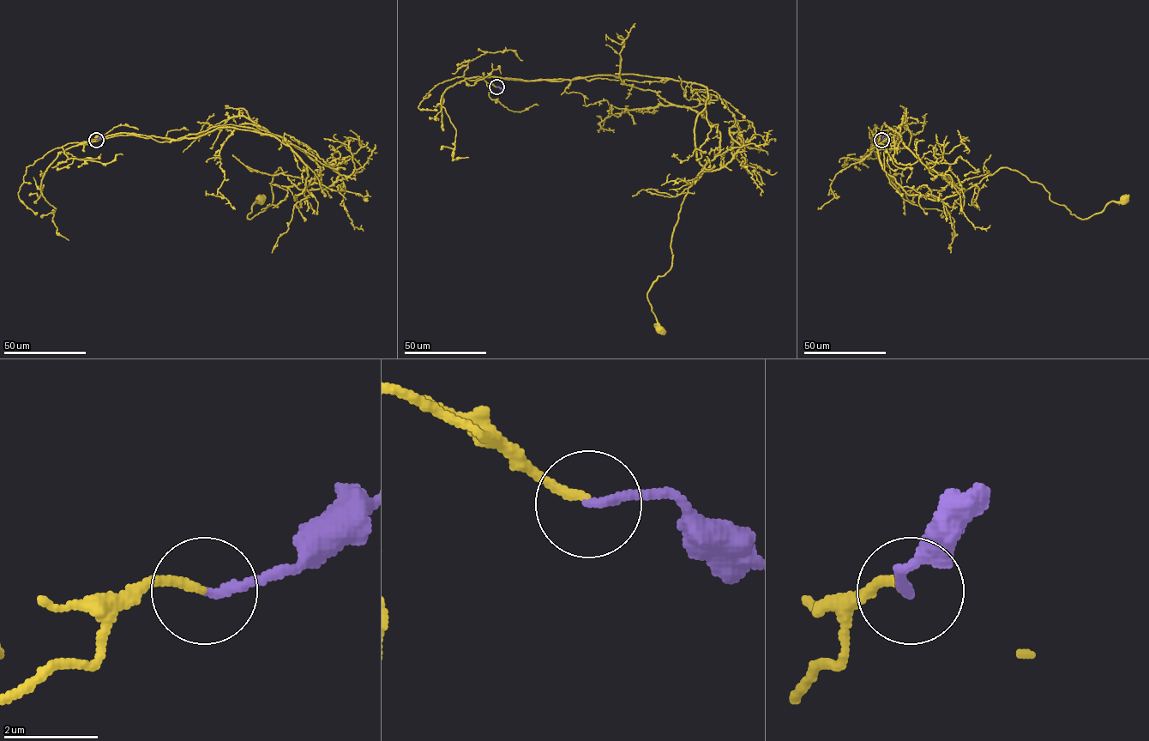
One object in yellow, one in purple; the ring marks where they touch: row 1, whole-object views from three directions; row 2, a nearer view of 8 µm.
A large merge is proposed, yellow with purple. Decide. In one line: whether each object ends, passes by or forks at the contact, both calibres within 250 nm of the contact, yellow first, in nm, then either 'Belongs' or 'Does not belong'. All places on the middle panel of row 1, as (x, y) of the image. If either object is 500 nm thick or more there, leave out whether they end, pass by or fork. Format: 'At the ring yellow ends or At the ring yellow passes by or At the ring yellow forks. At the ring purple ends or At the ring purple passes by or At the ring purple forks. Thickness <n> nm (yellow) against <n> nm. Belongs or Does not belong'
At the ring yellow ends. At the ring purple ends. Thickness 180 nm (yellow) against 180 nm. Belongs

